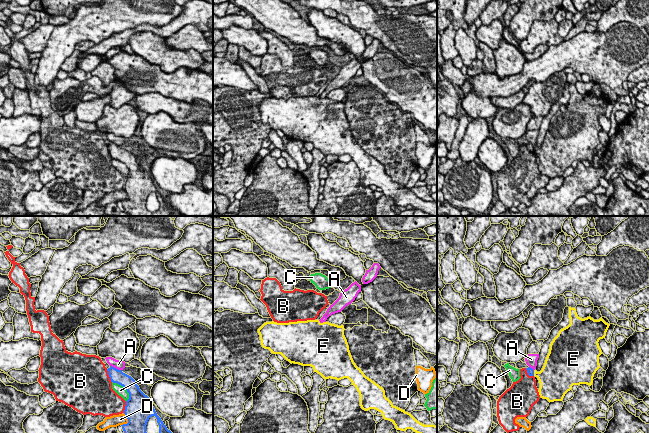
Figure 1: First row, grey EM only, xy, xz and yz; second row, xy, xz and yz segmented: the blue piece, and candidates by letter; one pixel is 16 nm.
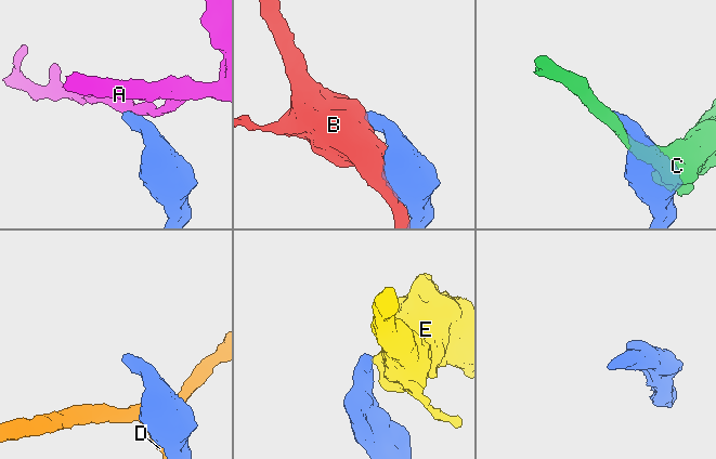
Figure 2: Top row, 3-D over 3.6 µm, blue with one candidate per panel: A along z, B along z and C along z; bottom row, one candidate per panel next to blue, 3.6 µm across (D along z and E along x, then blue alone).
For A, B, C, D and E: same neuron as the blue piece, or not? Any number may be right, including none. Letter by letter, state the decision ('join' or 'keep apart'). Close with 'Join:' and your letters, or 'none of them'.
A: keep apart
B: keep apart
C: keep apart
D: keep apart
E: keep apart
Join: none of them

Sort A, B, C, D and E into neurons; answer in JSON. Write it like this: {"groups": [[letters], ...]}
{"groups": [["A"], ["B"], ["C"], ["D"], ["E"]]}

